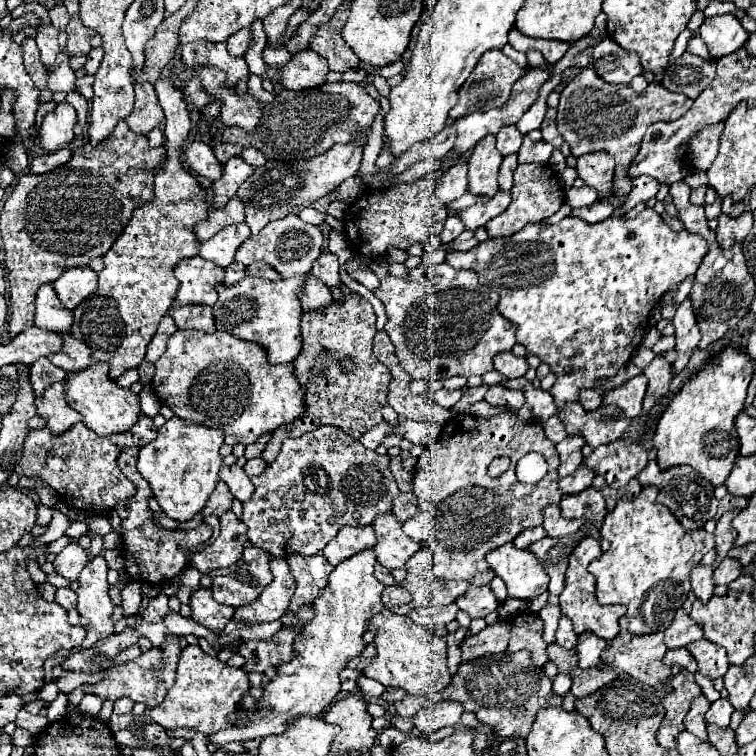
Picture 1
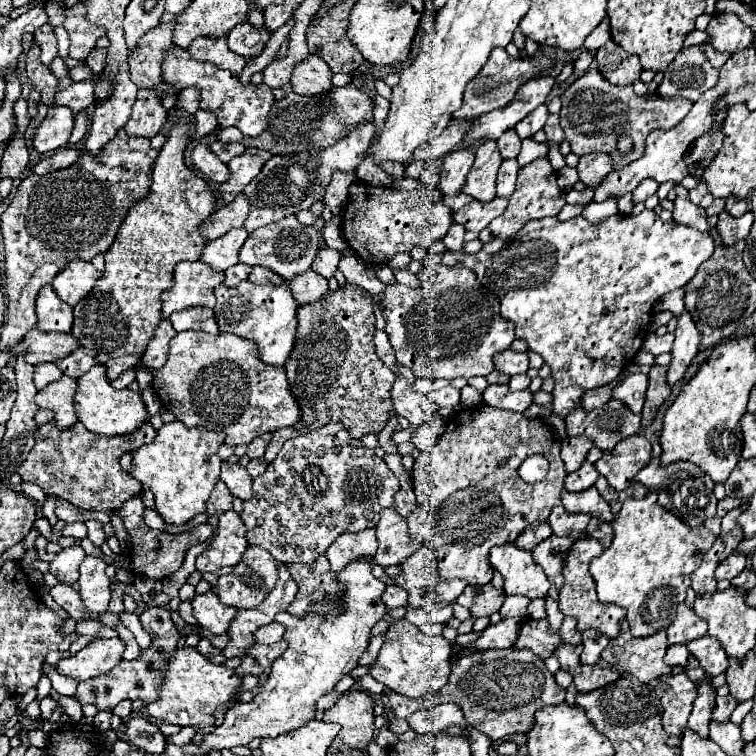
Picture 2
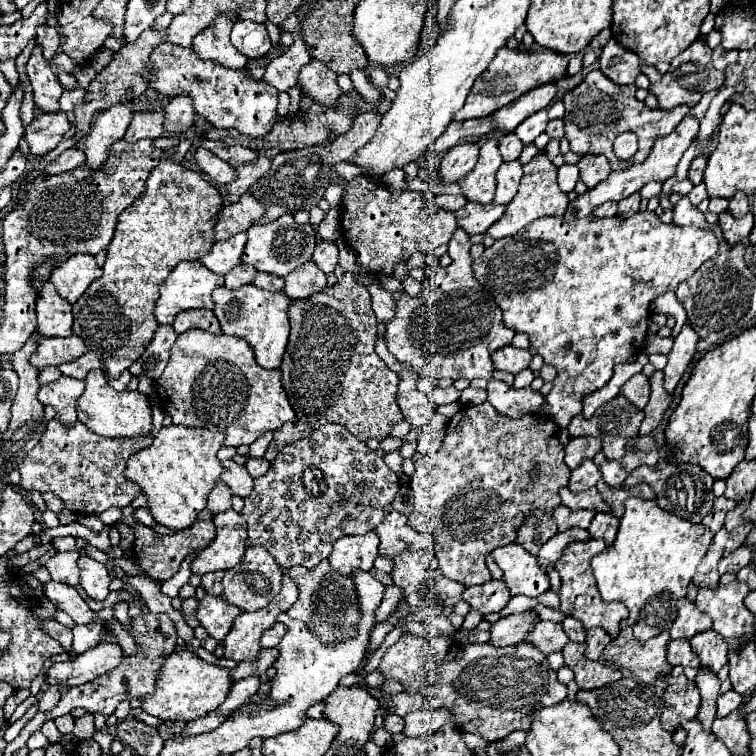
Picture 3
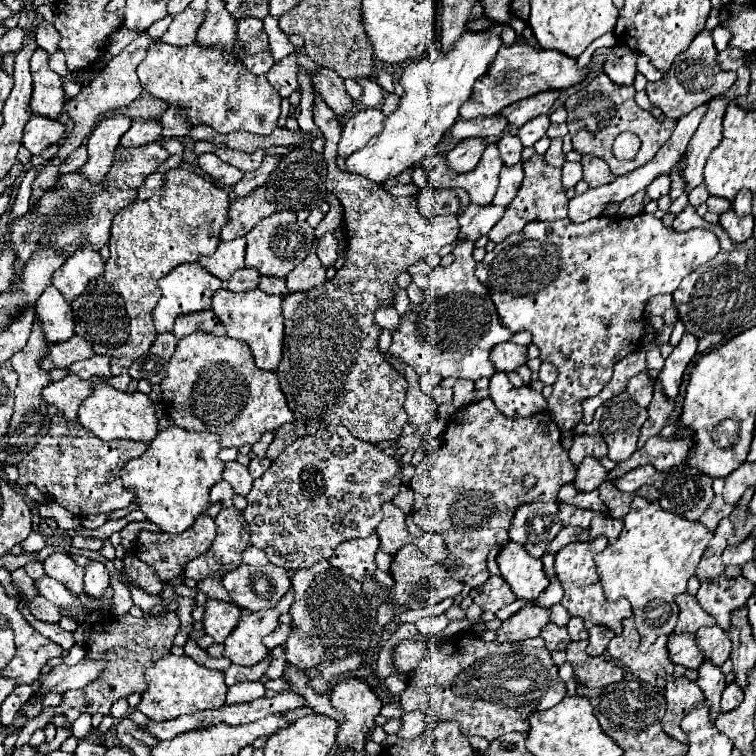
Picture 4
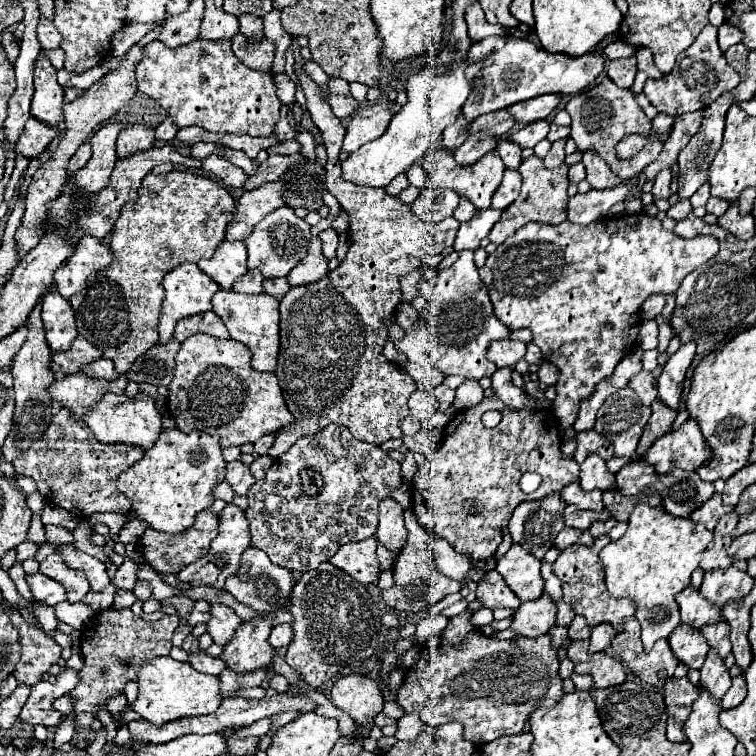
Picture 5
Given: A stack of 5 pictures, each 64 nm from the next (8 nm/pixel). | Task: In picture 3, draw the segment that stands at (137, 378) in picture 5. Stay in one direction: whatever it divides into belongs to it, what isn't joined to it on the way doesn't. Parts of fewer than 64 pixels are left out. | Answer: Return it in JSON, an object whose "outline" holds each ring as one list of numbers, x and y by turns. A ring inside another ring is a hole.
{"outline":[[158,326,150,346,146,352,128,368,132,376,148,376,150,380,158,380,168,364,170,348,176,342,176,332,172,326]]}

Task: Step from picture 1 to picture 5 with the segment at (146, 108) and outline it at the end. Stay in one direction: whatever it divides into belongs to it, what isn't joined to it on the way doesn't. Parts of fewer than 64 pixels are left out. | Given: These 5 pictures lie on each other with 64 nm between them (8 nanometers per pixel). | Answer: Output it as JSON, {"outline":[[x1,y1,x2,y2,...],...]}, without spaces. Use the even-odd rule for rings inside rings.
{"outline":[[128,126,120,132,116,140,116,156,118,158,128,158,136,152,144,152,146,148,154,146,154,128,148,126]]}

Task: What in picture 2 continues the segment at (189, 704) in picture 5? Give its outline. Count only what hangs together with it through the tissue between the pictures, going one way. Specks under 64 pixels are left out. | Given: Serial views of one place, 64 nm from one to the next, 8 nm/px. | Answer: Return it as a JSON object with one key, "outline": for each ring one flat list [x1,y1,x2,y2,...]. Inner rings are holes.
{"outline":[[180,648,176,650,170,660,168,660,168,668,166,668,166,680,160,686,160,696,156,702,148,704,146,710,150,716,154,718,162,718,168,720,170,724,178,724,178,726,196,726,200,728,200,732,196,734,196,740,202,740,204,734,212,732,212,712,220,706,232,700,232,696,236,694,238,686,240,686,242,678,236,676,234,670,226,668,226,666,218,666,208,662,206,656,202,656,196,648]]}

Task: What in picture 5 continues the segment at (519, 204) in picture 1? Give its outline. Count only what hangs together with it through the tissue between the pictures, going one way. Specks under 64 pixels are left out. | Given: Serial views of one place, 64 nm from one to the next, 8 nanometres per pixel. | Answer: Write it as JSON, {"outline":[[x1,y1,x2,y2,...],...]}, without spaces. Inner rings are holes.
{"outline":[[530,156,528,160,524,160,518,168,520,176,522,176,522,192,520,196,502,212,500,220,494,224,494,228,490,230,488,238,494,244,502,244,508,236,512,236,516,230,520,230,524,224,528,222,540,222,540,224,560,224,566,220,566,206,568,206,568,166,560,164,558,168,544,168,542,160,538,156]]}

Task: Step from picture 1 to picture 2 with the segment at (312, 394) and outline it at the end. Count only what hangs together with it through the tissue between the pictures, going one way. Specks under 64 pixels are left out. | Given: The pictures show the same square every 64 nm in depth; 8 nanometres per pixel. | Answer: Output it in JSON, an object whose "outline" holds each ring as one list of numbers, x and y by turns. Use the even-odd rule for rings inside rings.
{"outline":[[346,282,330,296,298,306,296,318,296,344,284,368,300,408,300,420,290,428,272,432,264,454,266,462,276,458,288,438,302,436,324,424,340,422,354,438,362,438,382,432,390,416,396,414,390,398,394,374,374,352,374,304,370,296,364,296,364,288]]}

